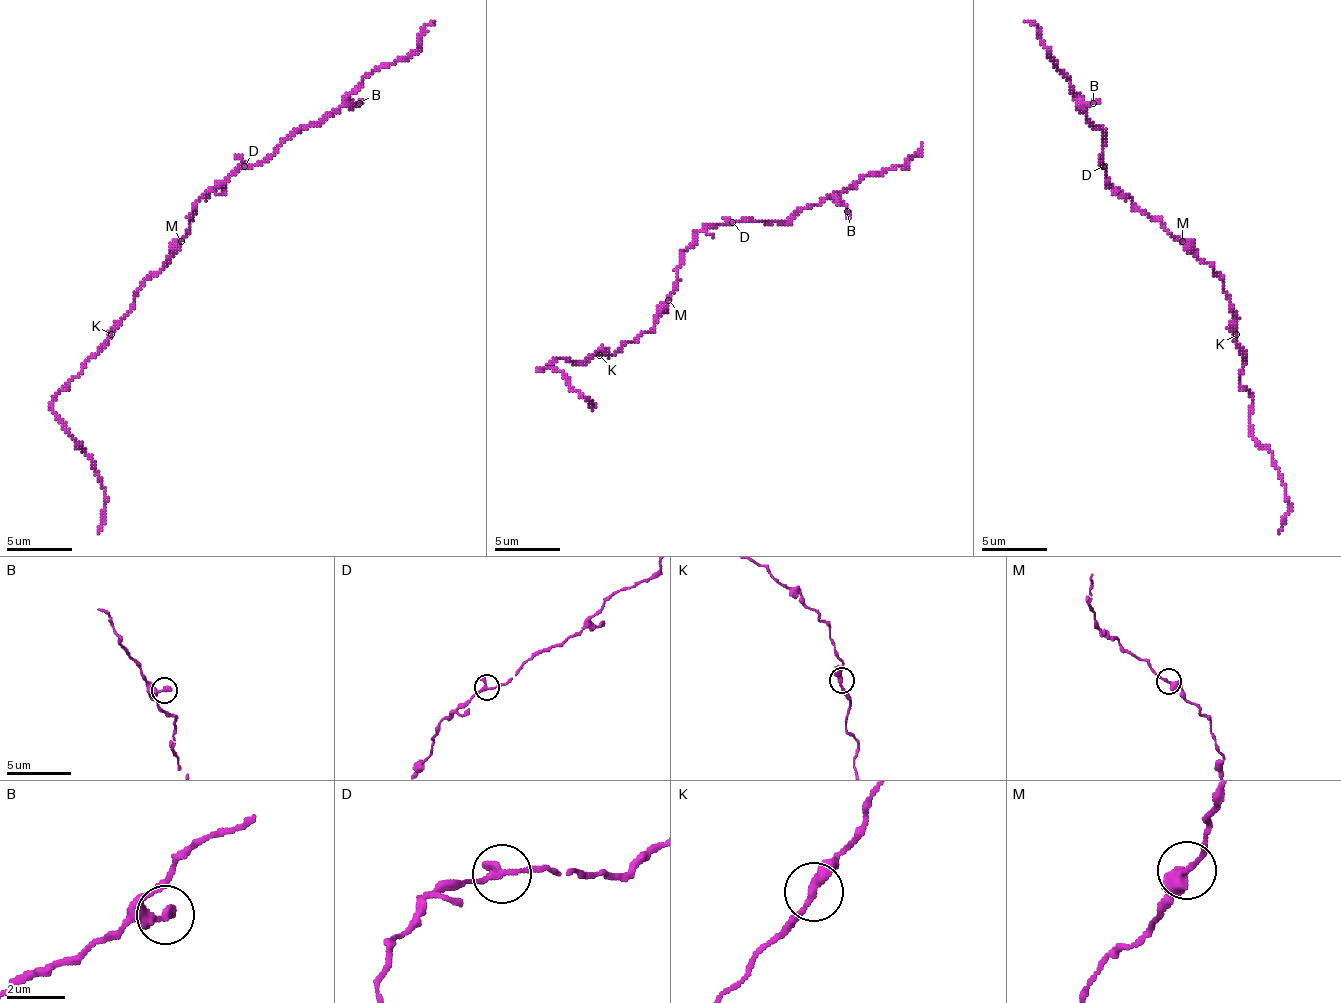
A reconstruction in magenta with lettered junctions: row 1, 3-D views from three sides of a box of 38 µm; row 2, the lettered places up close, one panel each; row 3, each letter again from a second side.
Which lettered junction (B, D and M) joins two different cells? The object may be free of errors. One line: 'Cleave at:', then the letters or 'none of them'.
Cleave at: none of them

